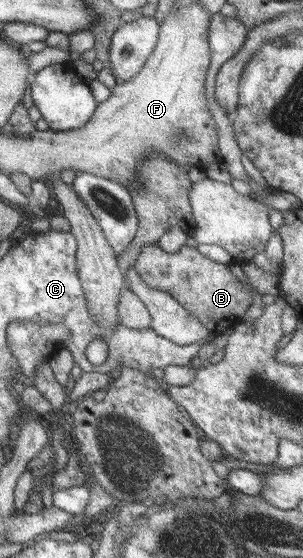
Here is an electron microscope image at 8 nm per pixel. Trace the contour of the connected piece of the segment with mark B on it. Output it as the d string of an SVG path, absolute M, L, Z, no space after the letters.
M159 245L143 246L134 266L149 288L171 293L215 336L227 334L247 314L256 295L229 270L230 265L210 260L187 245L175 253L165 252Z

